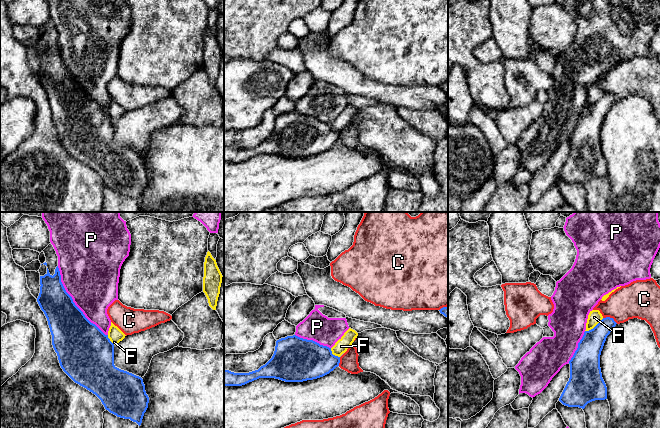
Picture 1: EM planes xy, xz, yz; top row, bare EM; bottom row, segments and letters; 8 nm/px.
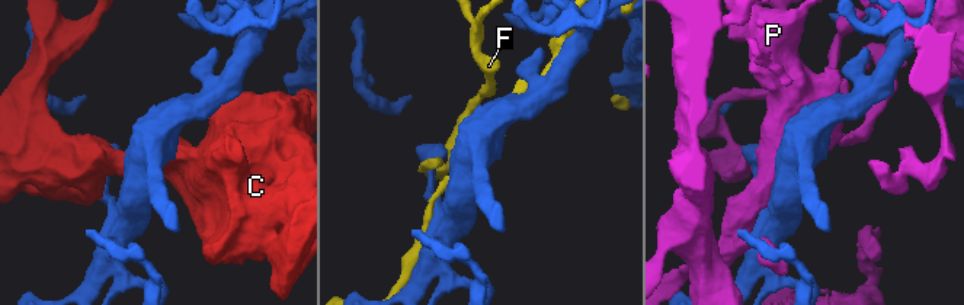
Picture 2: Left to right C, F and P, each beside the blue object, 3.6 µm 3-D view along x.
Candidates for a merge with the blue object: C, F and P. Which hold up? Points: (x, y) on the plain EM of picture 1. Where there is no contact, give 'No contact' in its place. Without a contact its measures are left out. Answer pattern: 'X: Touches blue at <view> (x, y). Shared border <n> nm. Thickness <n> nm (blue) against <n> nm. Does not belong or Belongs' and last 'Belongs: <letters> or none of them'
C: Touches blue at yz (609, 93). Shared border 130 nm. Thickness 190 nm (blue) against 280 nm. Does not belong
F: Touches blue at yz (595, 102). Shared border 190 nm. Thickness 200 nm (blue) against 110 nm. Does not belong
P: Touches blue at xy (73, 78). Shared border 700 nm. Thickness 340 nm (blue) against 460 nm. Does not belong
Belongs: none of them

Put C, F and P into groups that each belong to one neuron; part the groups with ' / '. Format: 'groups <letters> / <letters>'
groups C / F / P

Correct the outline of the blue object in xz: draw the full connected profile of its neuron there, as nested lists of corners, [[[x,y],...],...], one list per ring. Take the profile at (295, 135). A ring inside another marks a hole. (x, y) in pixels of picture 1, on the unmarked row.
[[[296,111],[287,112],[276,117],[272,134],[258,146],[249,149],[234,149],[224,146],[224,163],[242,162],[259,154],[275,154],[285,158],[313,156],[329,150],[339,142],[339,139],[340,133],[333,131],[331,124]]]

